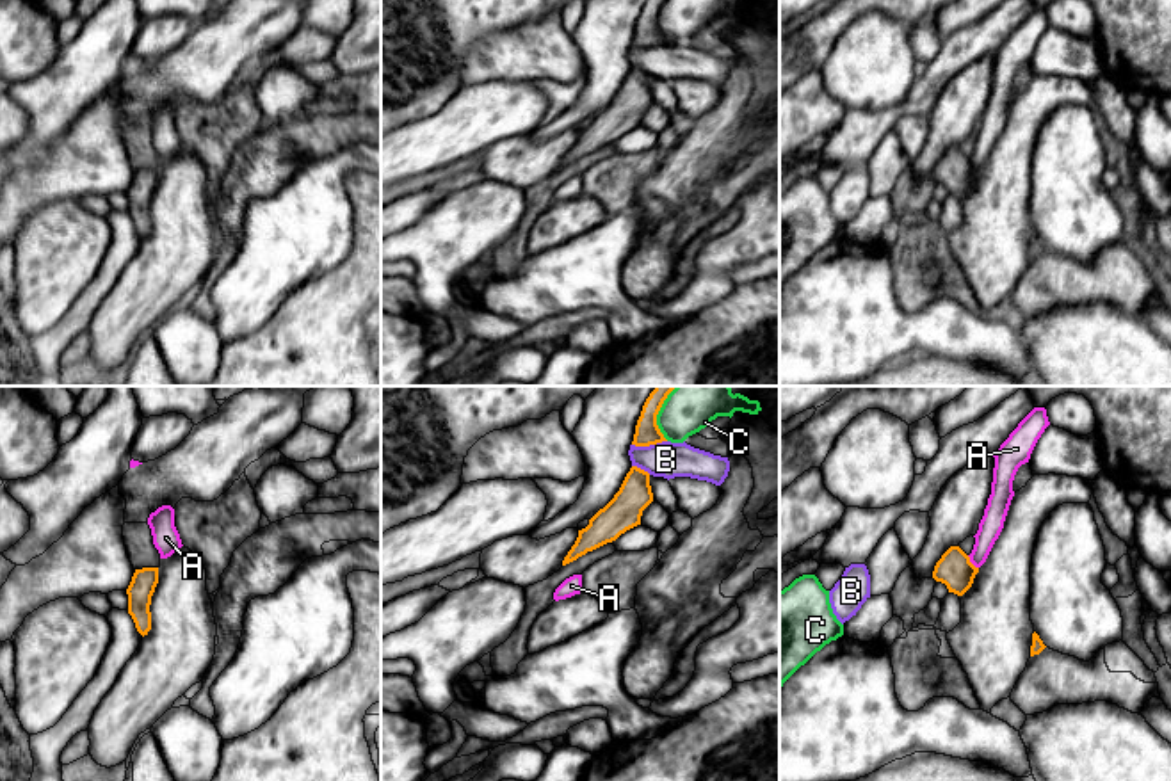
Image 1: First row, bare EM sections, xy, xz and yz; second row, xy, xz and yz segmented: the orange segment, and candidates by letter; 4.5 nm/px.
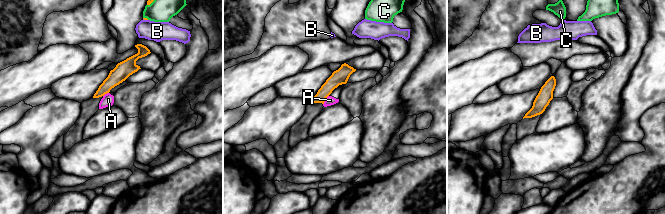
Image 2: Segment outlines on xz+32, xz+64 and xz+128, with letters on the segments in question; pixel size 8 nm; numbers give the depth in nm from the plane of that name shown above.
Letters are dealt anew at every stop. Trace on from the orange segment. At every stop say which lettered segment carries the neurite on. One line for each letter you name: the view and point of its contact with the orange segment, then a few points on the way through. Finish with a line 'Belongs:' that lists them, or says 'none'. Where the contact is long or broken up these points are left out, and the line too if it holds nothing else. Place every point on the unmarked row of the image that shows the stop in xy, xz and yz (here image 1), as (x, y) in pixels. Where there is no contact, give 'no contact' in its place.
Belongs: none

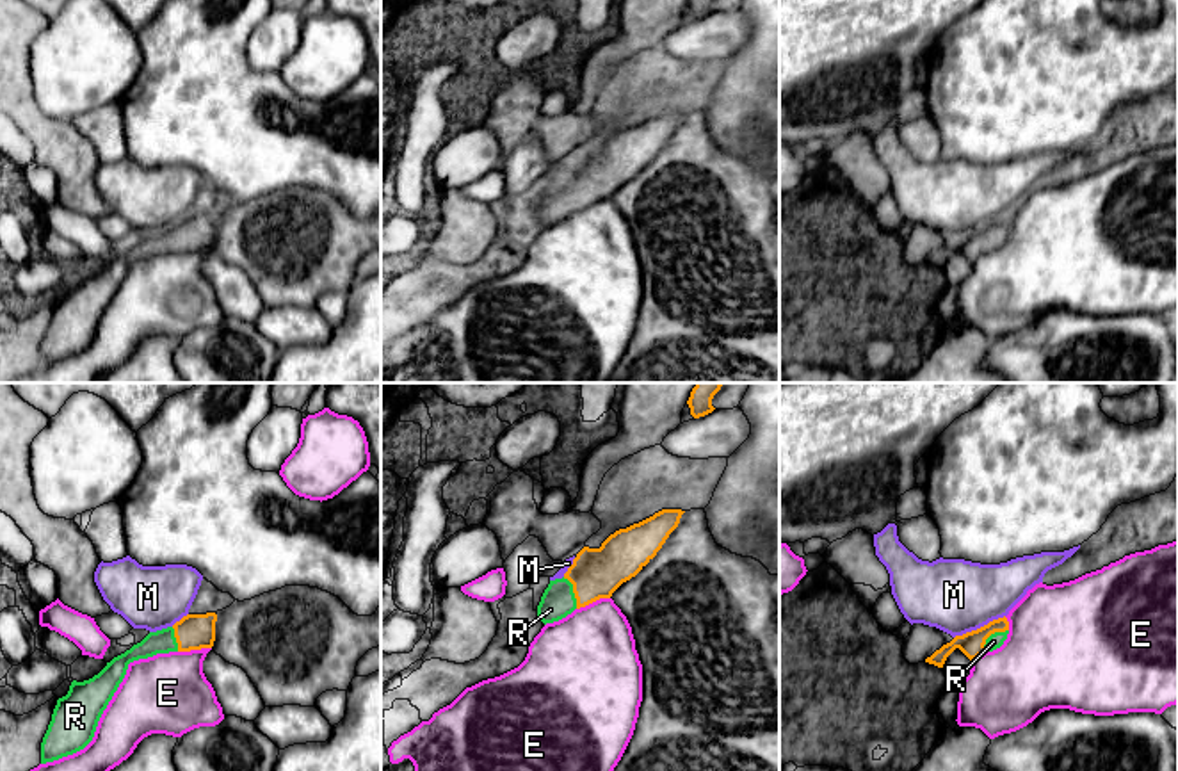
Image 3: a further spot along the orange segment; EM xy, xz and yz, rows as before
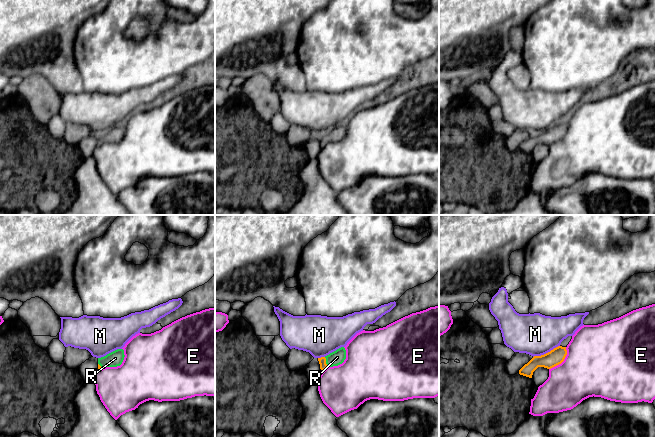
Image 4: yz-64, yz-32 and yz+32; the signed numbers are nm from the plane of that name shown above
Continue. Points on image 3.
R: meets orange in yz at (992, 234); runs through yz (972, 244), (984, 241), (992, 234), (993, 243)
Belongs: R

